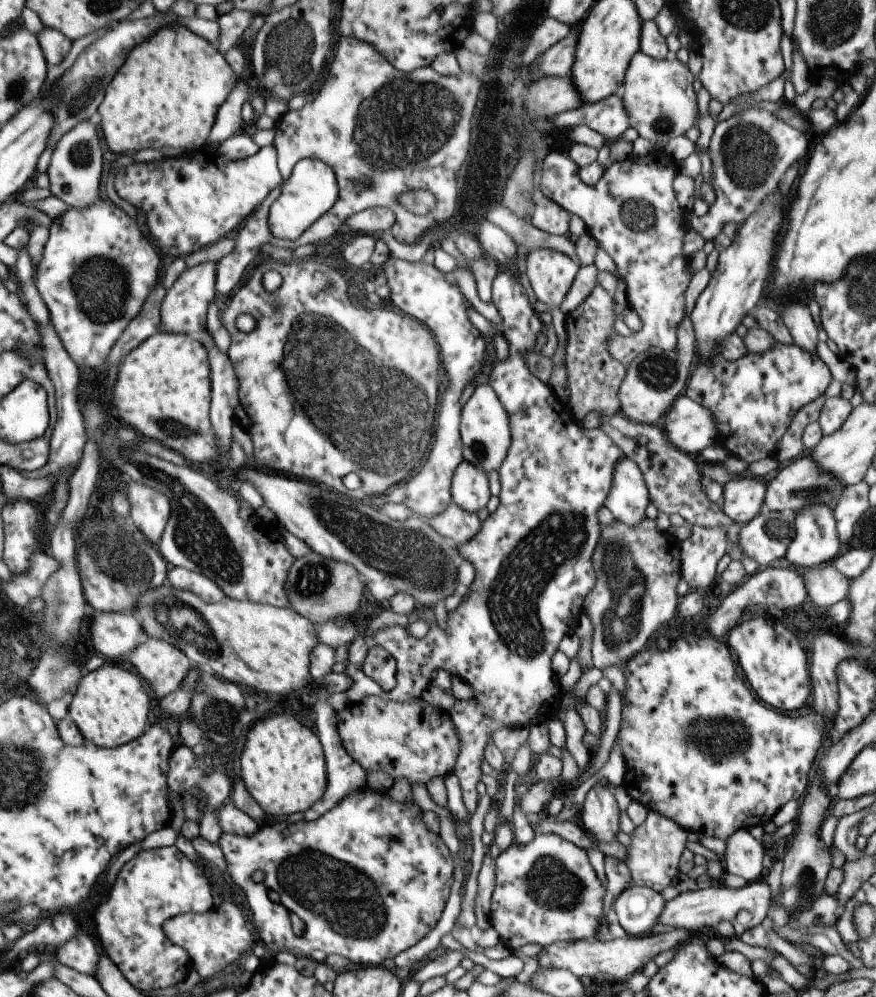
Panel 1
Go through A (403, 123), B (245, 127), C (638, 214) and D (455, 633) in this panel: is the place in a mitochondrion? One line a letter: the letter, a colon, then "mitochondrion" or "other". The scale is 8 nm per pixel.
A: mitochondrion
B: other
C: mitochondrion
D: other

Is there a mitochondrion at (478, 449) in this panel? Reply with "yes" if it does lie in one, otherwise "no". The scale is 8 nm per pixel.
yes

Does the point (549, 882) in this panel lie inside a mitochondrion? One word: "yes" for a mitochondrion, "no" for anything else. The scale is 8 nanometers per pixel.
yes

